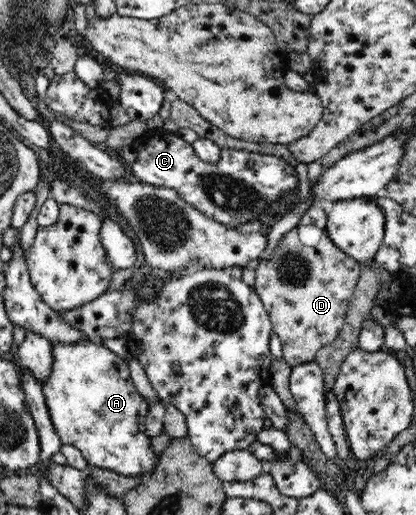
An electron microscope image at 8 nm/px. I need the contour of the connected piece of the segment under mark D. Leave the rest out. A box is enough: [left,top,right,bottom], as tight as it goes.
[255,205,362,367]

